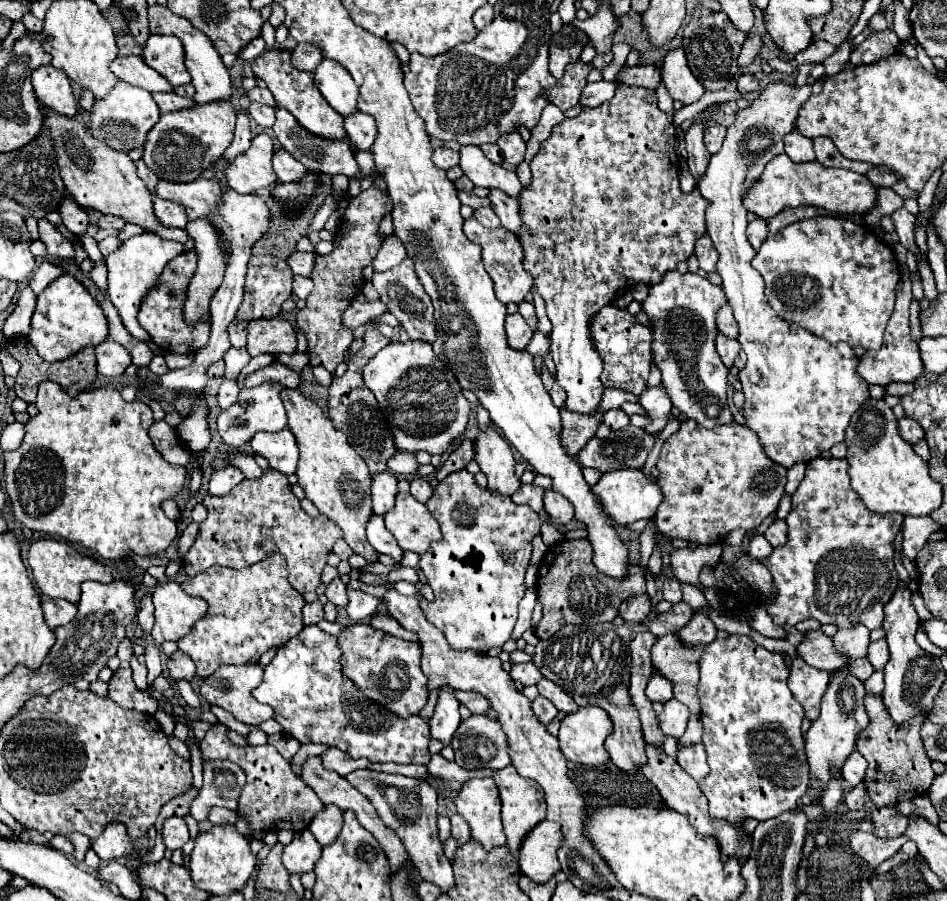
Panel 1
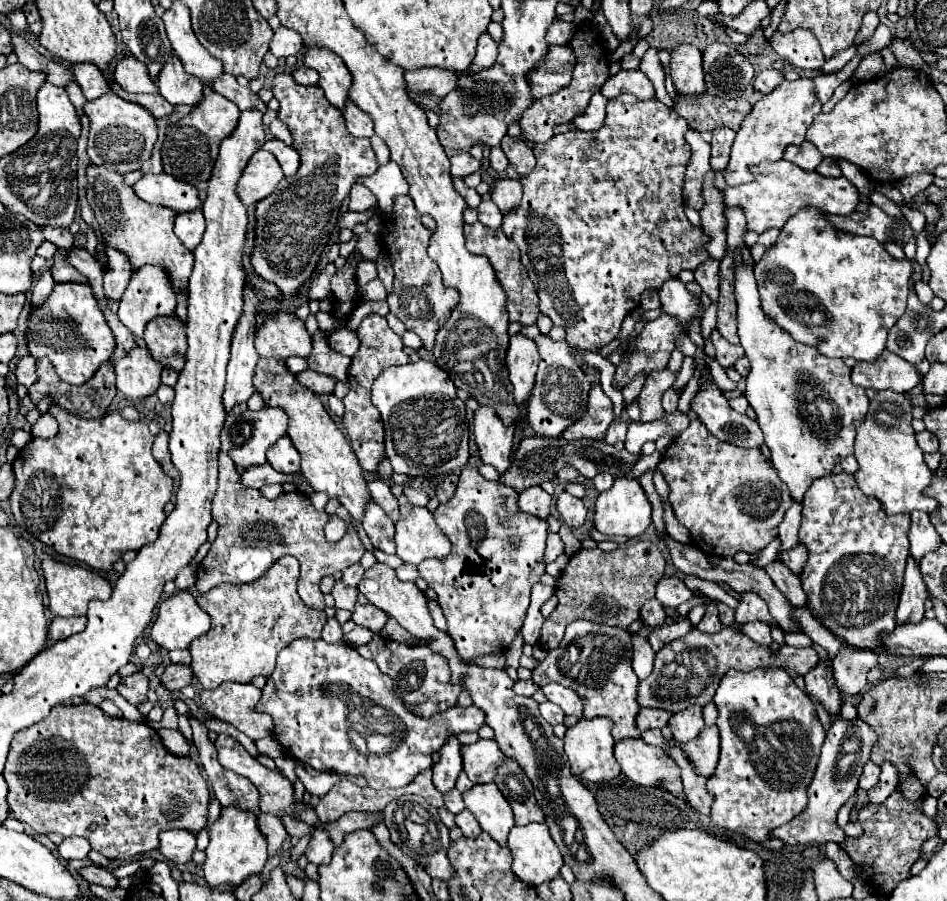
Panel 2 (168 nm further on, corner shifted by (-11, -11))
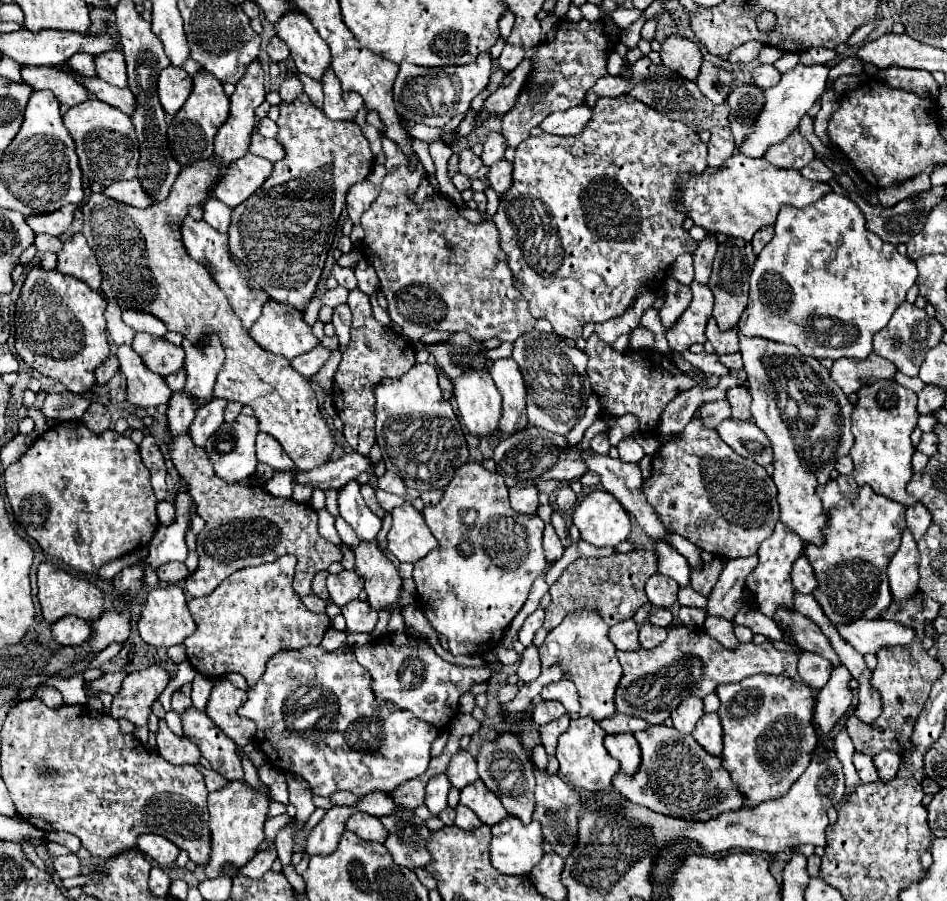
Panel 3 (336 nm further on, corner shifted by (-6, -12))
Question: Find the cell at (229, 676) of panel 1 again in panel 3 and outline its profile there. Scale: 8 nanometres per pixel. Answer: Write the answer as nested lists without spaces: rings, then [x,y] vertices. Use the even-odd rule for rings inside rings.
[[[218,679],[212,689],[210,701],[208,701],[208,709],[206,709],[208,717],[228,737],[232,737],[238,747],[248,745],[256,733],[254,721],[248,721],[236,713],[238,707],[242,705],[242,701],[246,701],[246,691],[234,687],[226,679]]]

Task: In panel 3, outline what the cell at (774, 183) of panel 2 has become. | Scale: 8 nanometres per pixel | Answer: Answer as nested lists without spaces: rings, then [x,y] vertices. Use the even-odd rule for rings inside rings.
[[[736,151],[730,159],[726,159],[726,165],[722,165],[718,169],[710,171],[710,167],[706,167],[700,175],[696,175],[696,173],[680,175],[678,183],[676,183],[676,193],[674,193],[674,207],[678,211],[684,211],[684,215],[690,217],[694,221],[694,225],[702,227],[708,233],[724,233],[728,237],[740,237],[744,241],[752,241],[754,233],[760,227],[772,225],[776,221],[780,205],[788,203],[788,205],[796,205],[796,207],[806,207],[806,205],[812,205],[814,201],[818,201],[822,197],[822,193],[828,193],[828,191],[832,191],[828,183],[808,181],[800,175],[800,171],[778,169],[778,167],[770,165],[766,159],[750,159]]]

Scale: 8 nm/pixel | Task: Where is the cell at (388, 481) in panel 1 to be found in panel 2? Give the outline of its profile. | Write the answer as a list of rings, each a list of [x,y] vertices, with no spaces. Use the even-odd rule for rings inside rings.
[[[381,478],[369,482],[369,490],[373,494],[373,500],[383,508],[383,512],[393,520],[397,522],[399,520],[399,502],[397,498],[393,496],[391,492],[391,486],[387,482],[383,482]]]

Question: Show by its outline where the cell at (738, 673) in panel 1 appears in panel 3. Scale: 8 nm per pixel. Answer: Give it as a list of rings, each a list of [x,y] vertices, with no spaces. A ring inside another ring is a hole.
[[[750,675],[740,683],[720,685],[718,687],[720,709],[718,715],[724,727],[724,767],[730,771],[732,781],[738,785],[740,793],[746,797],[744,807],[754,807],[768,799],[778,799],[788,793],[794,781],[808,769],[812,751],[818,743],[816,729],[812,723],[812,709],[814,709],[814,693],[804,681],[788,679],[782,675]]]

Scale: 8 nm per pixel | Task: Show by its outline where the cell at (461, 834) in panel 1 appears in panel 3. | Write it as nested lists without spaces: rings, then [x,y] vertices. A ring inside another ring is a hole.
[[[458,805],[458,807],[456,807],[454,825],[462,827],[462,829],[476,829],[476,827],[482,827],[484,823],[472,813],[472,809],[468,809],[468,807],[464,807],[464,805]]]

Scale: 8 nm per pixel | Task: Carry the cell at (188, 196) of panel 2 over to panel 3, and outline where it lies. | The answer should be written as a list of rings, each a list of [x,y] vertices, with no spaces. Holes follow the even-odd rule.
[[[136,177],[130,181],[110,183],[108,187],[104,187],[102,193],[114,201],[120,201],[120,203],[126,203],[132,207],[148,207],[150,205],[150,197],[142,191],[140,181]]]

